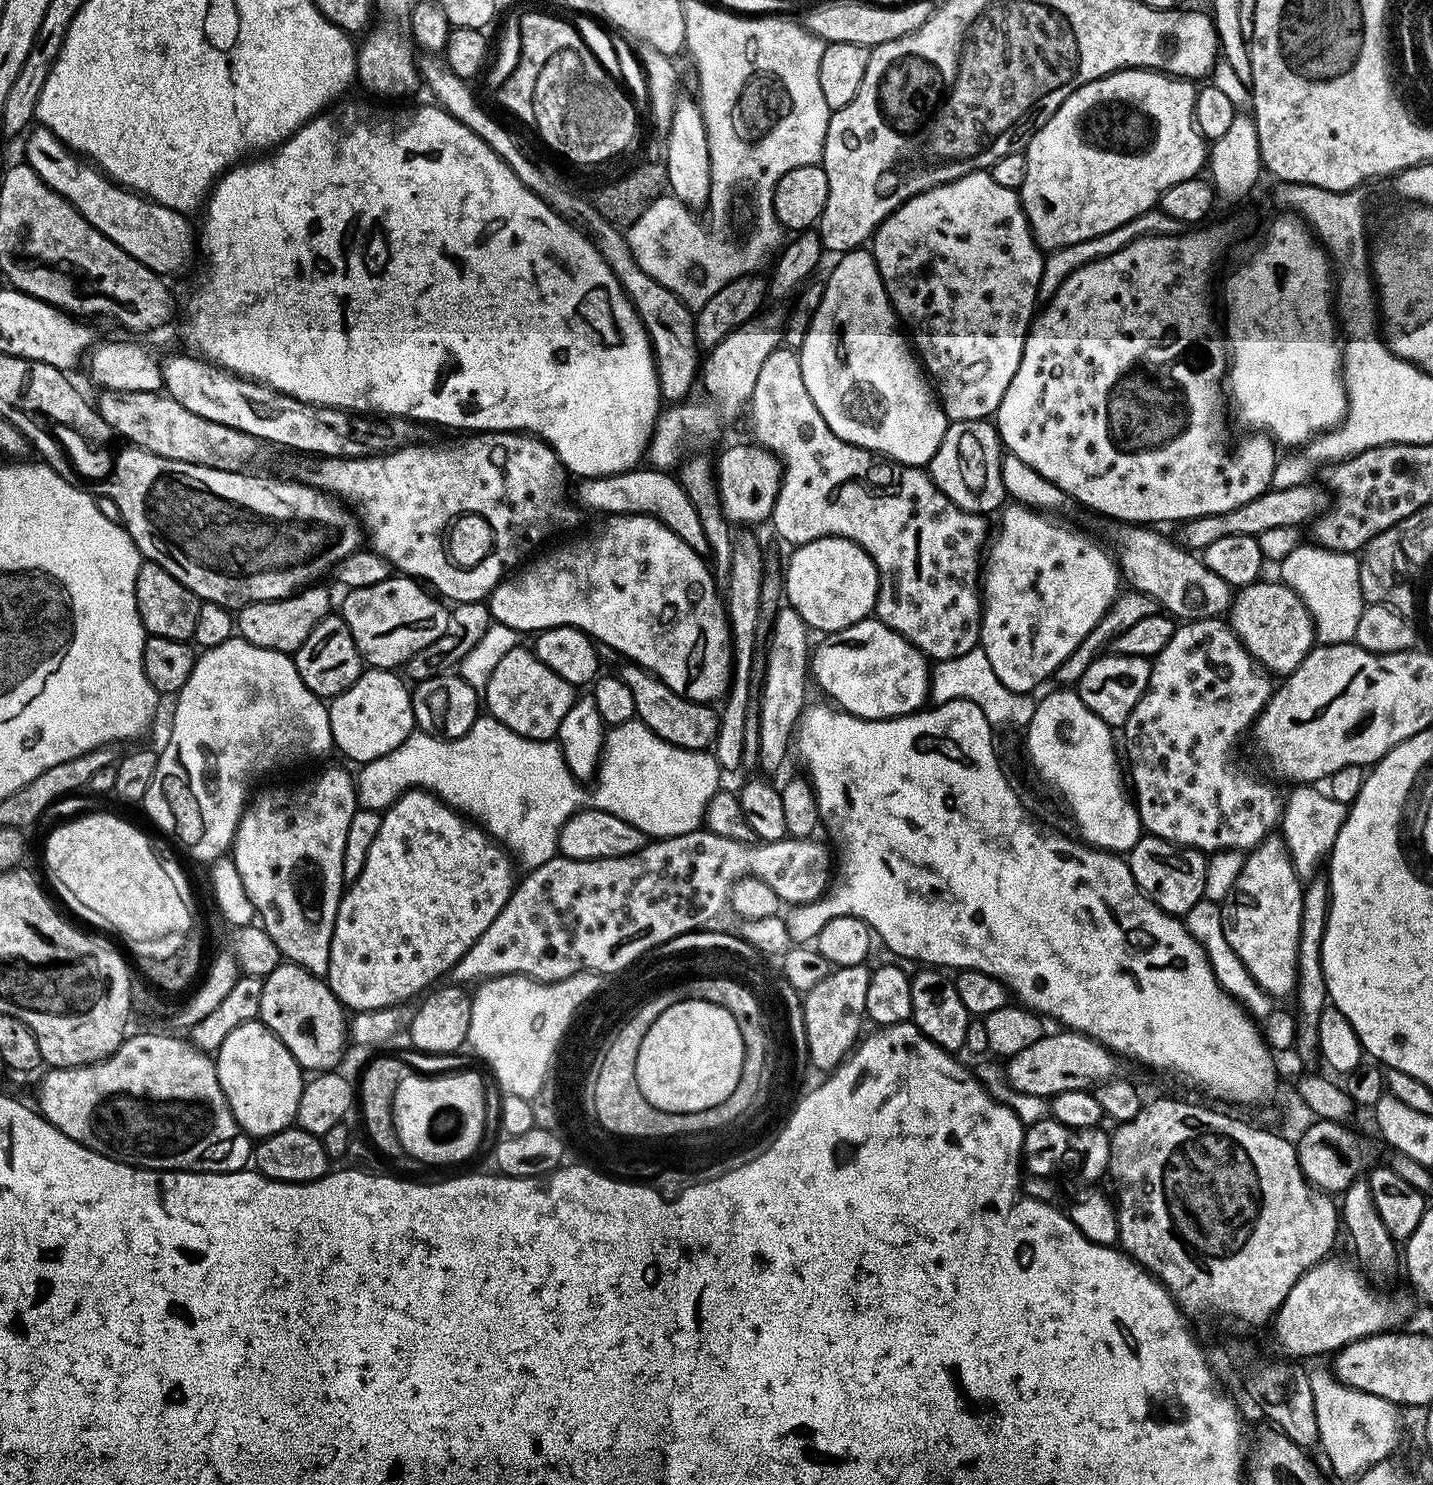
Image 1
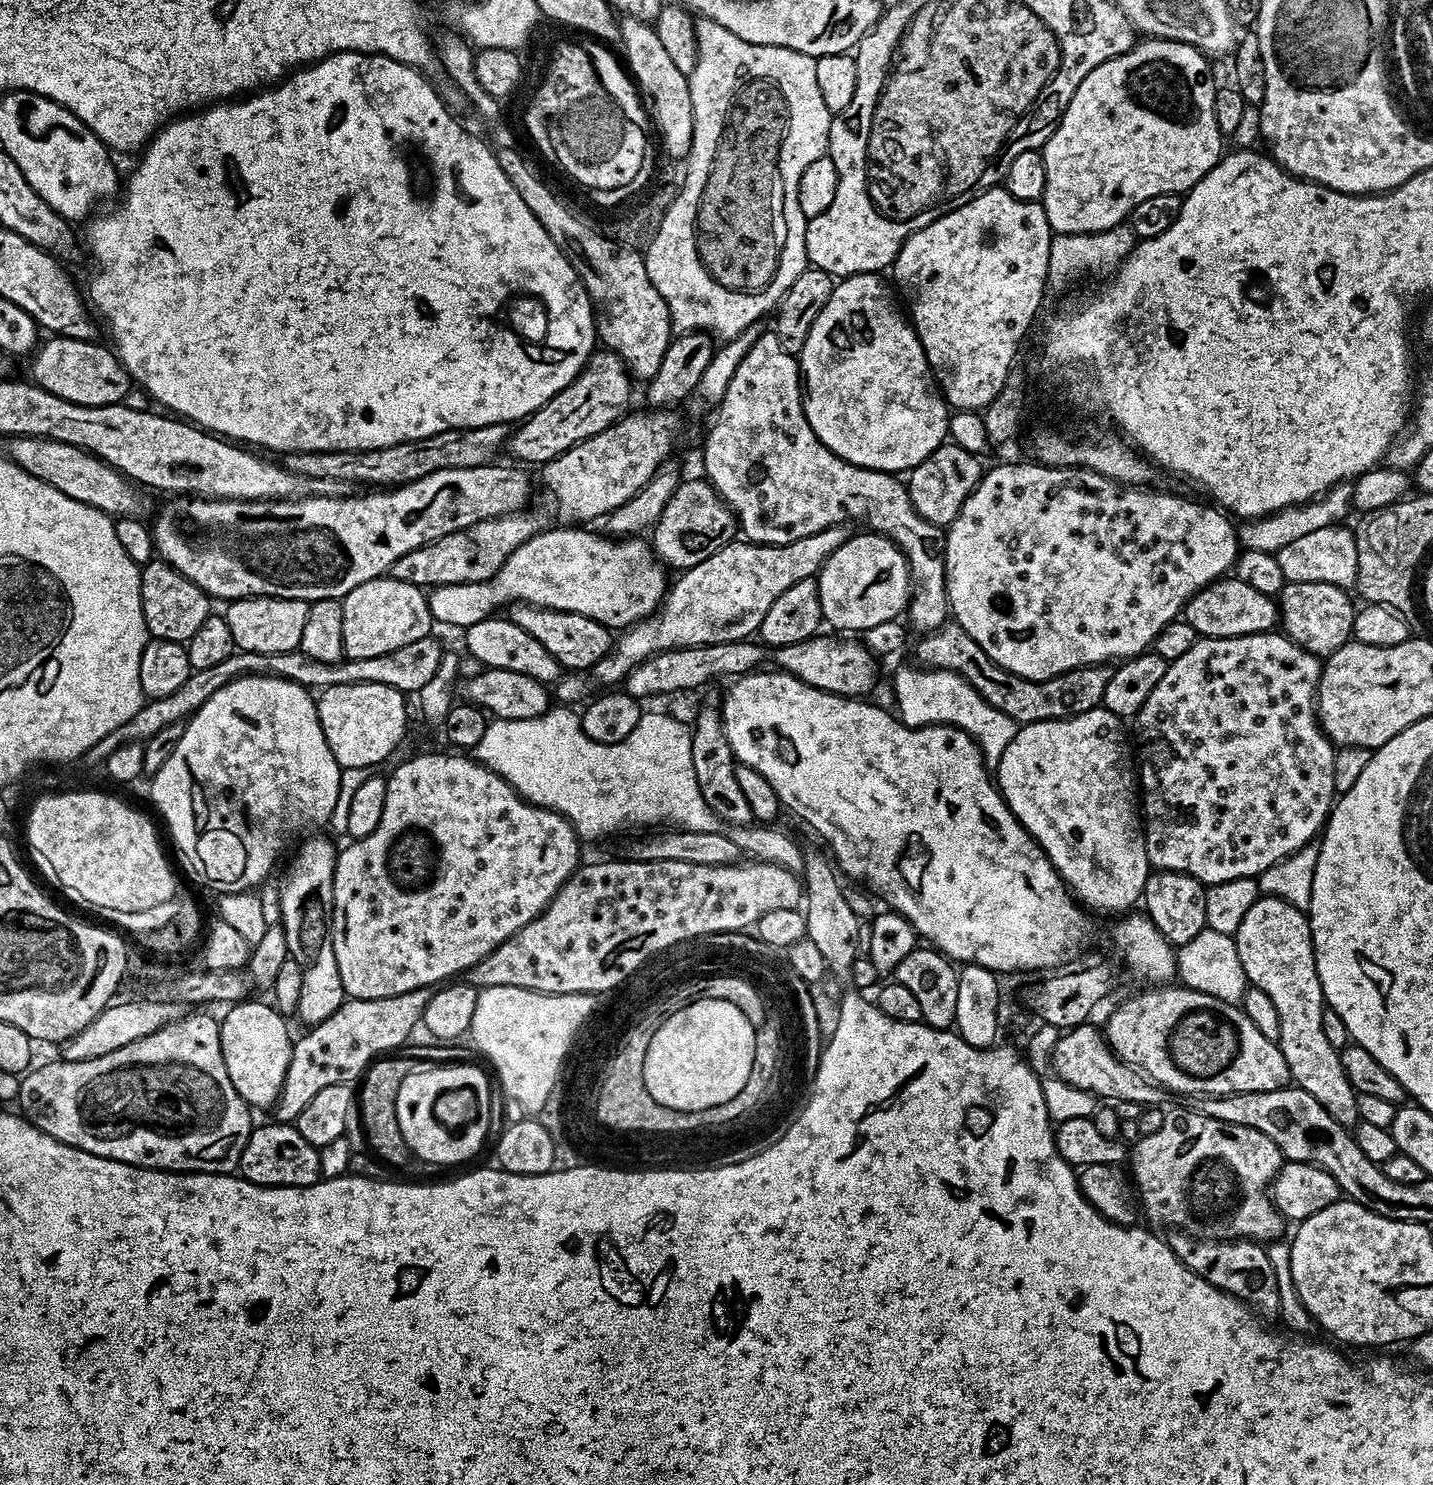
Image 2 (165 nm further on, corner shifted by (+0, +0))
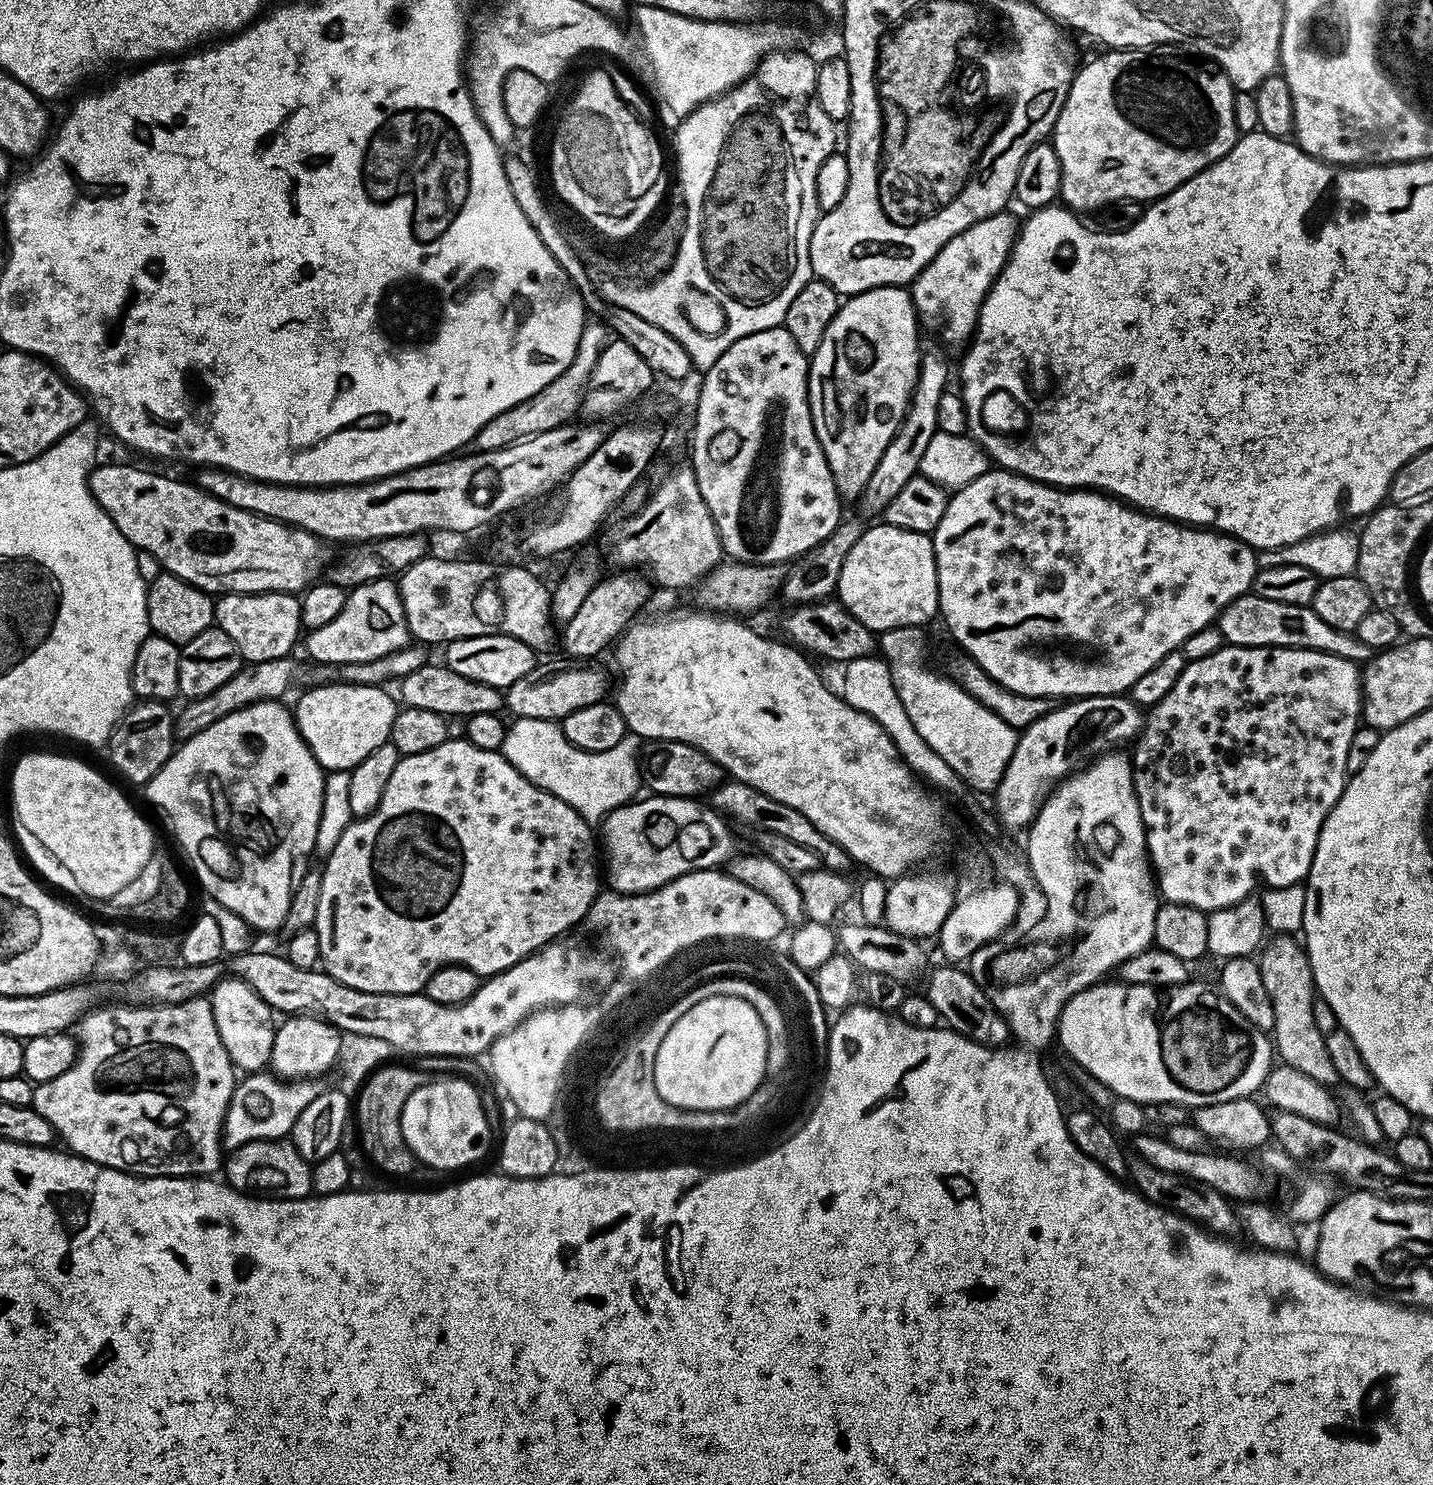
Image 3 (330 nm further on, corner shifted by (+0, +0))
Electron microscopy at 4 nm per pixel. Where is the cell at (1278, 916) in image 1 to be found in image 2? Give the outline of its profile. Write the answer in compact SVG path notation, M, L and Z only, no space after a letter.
M1261 895L1246 911L1234 939L1249 985L1267 994L1270 1002L1274 1002L1274 1010L1278 1010L1278 1043L1295 1087L1306 1090L1306 1094L1317 1100L1330 1118L1345 1126L1355 1125L1360 1120L1356 1101L1358 1093L1350 1086L1346 1070L1342 1070L1339 1051L1323 1034L1326 1005L1307 915L1290 902Z

